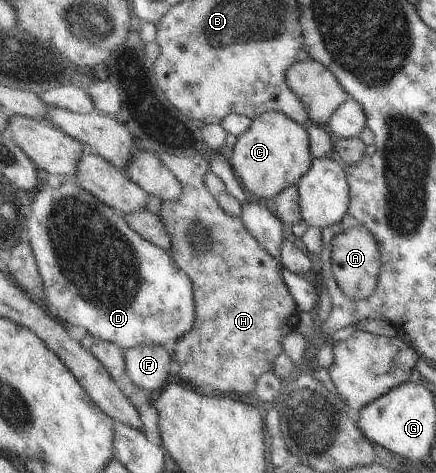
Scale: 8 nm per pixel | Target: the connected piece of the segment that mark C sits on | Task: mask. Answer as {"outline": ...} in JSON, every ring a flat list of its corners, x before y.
{"outline":[[265,112,256,117,238,137,232,149,232,159,229,159,242,188,271,204,284,189,297,185,313,161,306,129,307,125,300,126,281,112]]}

